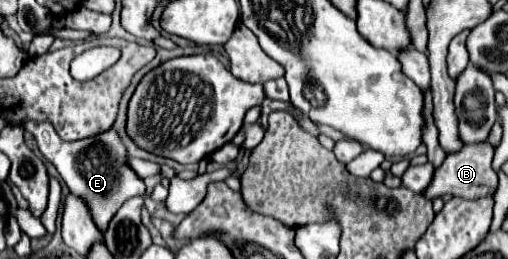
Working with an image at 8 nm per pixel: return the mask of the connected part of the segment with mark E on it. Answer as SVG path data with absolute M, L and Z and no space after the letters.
M25 122L23 128L33 134L41 154L57 168L69 190L87 204L93 222L101 232L107 230L111 218L117 214L125 200L133 196L145 196L145 182L127 164L129 154L115 128L109 128L93 138L83 138L77 142L59 140L57 132L49 122Z

